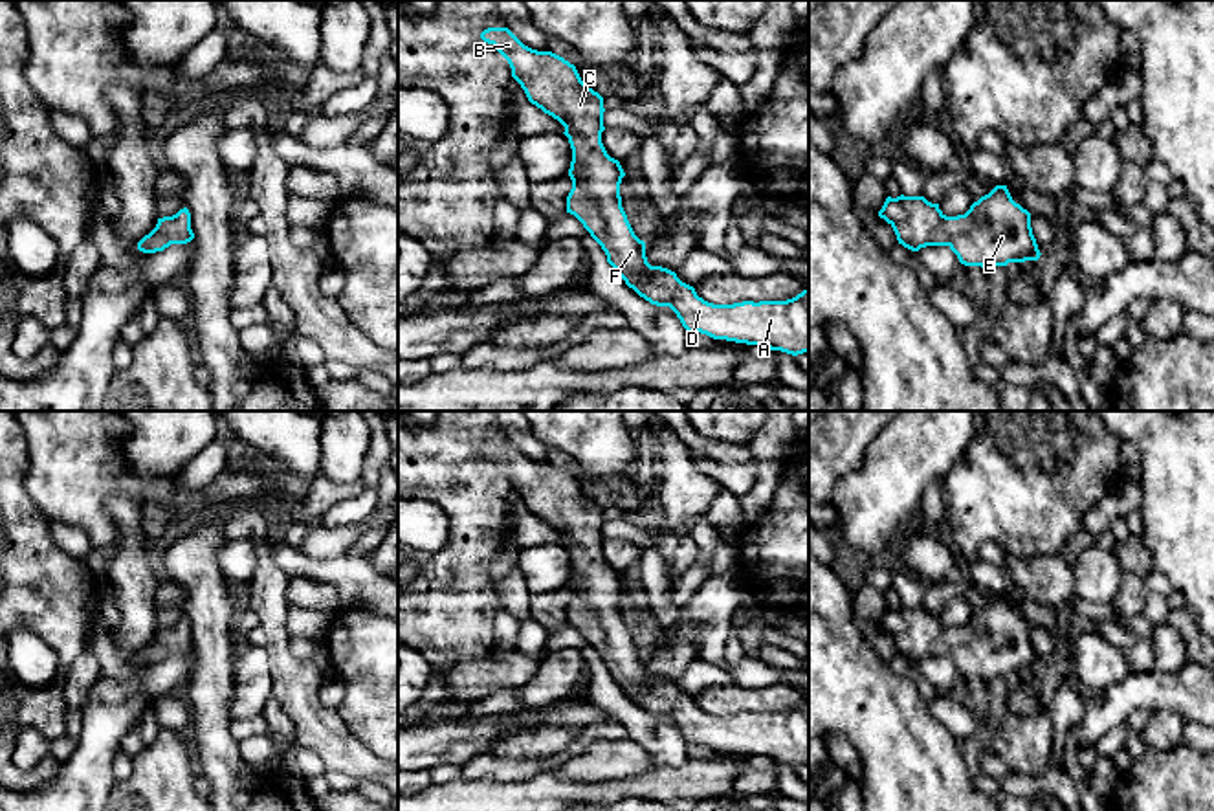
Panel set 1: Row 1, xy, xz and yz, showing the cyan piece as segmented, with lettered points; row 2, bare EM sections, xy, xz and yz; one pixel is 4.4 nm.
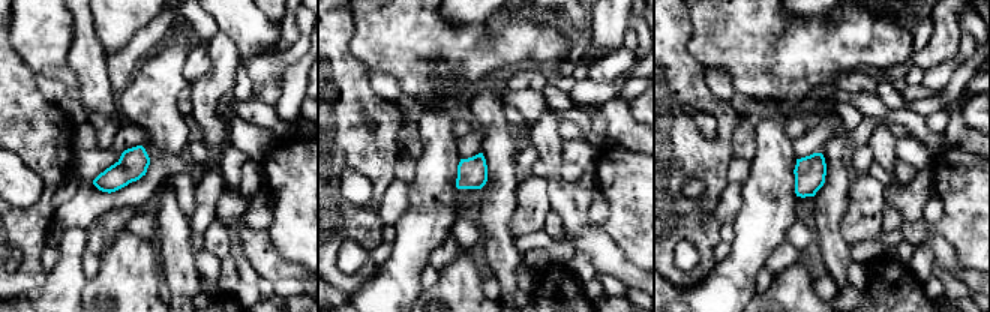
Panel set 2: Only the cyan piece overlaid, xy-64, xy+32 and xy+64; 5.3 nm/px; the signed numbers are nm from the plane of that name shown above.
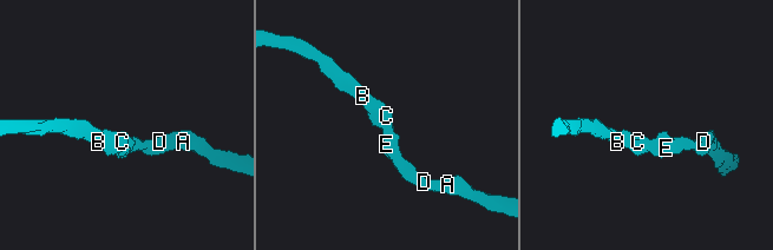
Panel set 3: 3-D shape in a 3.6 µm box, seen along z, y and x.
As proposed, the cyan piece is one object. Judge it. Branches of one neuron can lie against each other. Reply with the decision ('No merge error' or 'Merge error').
No merge error

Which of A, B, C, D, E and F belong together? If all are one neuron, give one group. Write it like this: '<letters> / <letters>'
A B C D E F

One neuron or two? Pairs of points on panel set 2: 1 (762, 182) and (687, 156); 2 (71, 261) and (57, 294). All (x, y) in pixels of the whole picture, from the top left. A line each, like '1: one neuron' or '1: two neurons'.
1: two neurons
2: one neuron

